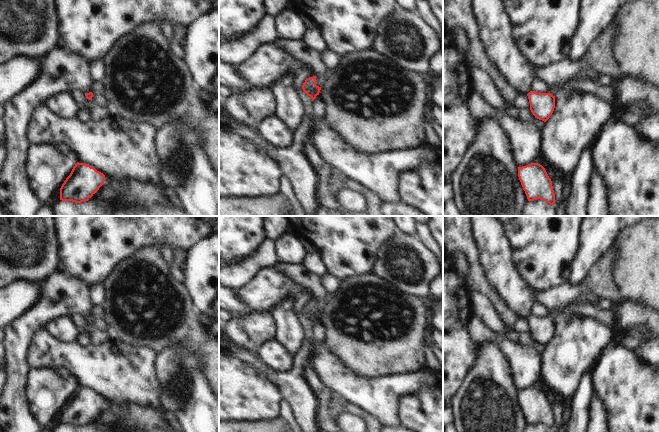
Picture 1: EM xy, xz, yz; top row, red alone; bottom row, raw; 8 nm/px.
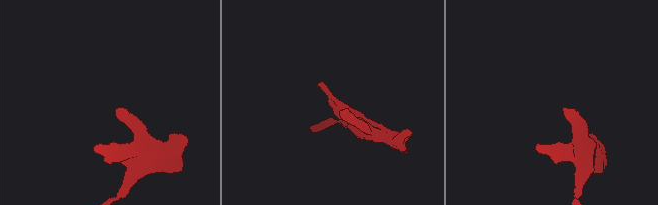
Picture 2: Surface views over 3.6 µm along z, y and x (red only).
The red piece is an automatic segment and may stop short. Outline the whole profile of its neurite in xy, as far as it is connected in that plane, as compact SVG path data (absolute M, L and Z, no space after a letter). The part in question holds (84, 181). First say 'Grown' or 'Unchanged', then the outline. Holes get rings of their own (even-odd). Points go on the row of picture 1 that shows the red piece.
Unchanged. M77 162L60 188L60 200L88 201L104 184L105 175L90 165Z

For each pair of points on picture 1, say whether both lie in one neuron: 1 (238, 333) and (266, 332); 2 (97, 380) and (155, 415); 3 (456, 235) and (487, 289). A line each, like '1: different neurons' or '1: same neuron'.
1: same neuron
2: different neurons
3: same neuron

